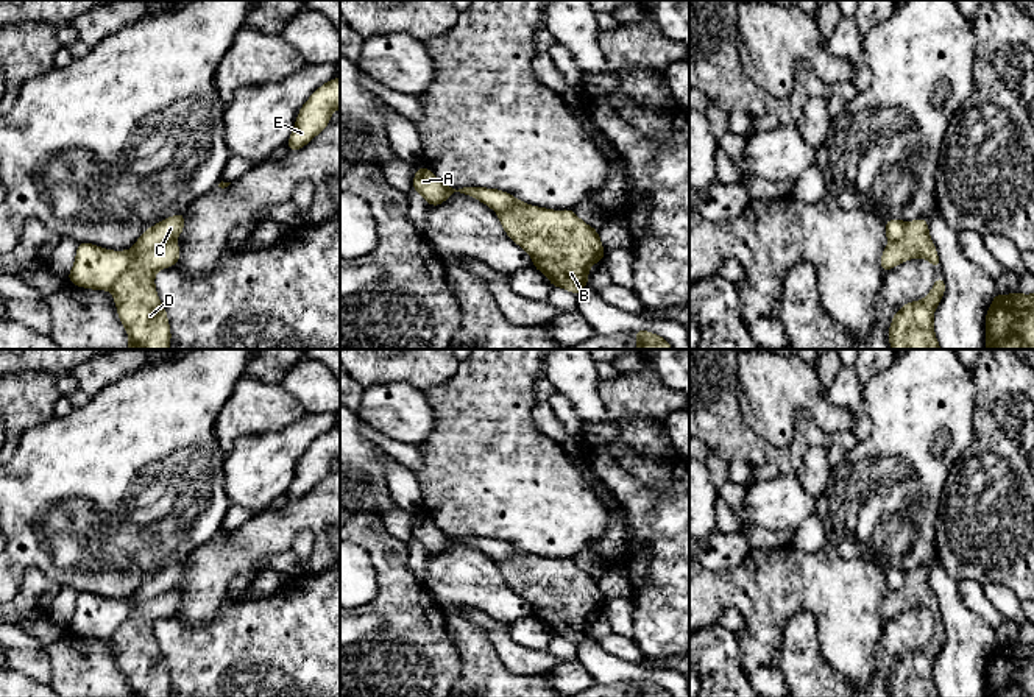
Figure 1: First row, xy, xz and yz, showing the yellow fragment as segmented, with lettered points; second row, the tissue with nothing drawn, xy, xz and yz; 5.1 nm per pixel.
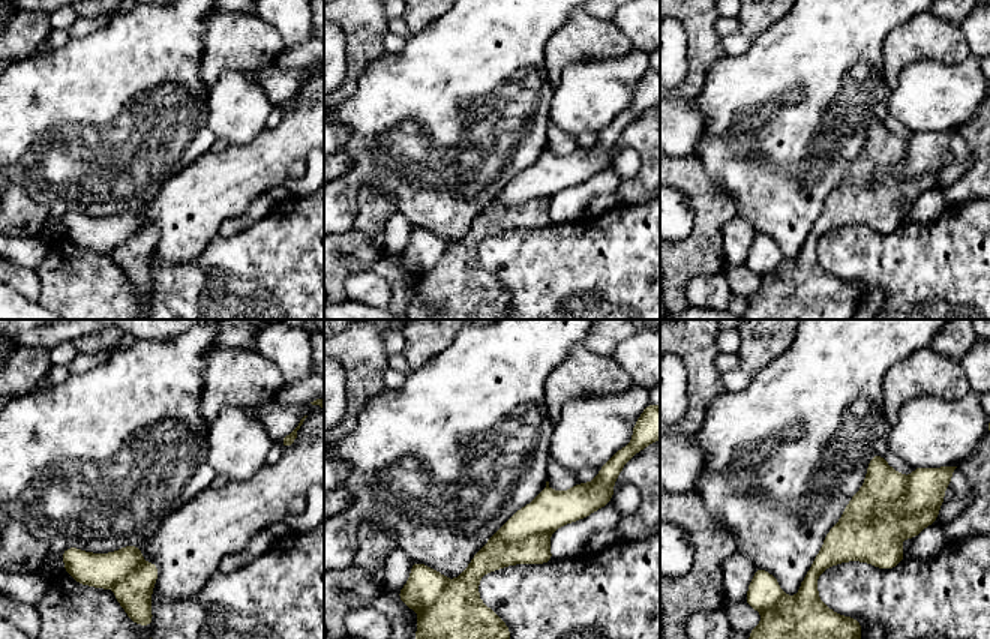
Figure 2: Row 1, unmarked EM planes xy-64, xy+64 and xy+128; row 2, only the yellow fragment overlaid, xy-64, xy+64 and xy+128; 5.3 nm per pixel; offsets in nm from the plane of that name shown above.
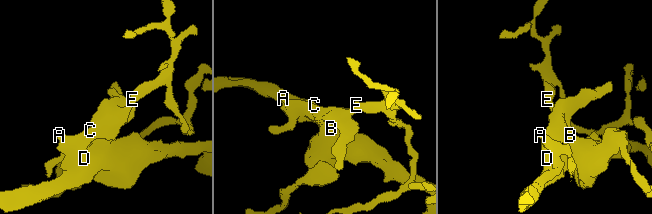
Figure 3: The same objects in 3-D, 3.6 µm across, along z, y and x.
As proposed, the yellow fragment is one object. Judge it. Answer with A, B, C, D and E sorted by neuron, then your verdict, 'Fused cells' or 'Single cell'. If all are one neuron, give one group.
Groups: A C E / B D. Fused cells

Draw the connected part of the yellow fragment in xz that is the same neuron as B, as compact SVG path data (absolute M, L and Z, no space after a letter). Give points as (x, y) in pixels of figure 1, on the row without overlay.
M516 549L508 558L498 561L507 585L532 607L533 616L544 622L554 636L579 644L588 633L588 619L605 607L594 577L583 572L572 558L551 560Z

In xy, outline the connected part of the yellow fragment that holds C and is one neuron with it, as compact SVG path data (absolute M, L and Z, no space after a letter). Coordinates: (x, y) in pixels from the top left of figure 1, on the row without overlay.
M184 561L148 577L129 600L109 600L92 593L78 593L76 608L67 628L94 639L111 639L122 622L147 599L173 591L184 578Z

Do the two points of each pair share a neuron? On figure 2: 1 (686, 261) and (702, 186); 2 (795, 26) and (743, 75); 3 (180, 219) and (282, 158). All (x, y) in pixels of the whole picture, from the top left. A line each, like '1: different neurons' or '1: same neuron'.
1: same neuron
2: same neuron
3: same neuron

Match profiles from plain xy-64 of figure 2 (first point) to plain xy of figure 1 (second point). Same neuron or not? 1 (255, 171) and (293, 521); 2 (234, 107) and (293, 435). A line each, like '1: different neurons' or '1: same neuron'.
1: same neuron
2: same neuron

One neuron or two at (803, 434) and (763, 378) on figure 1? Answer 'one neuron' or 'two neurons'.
two neurons

